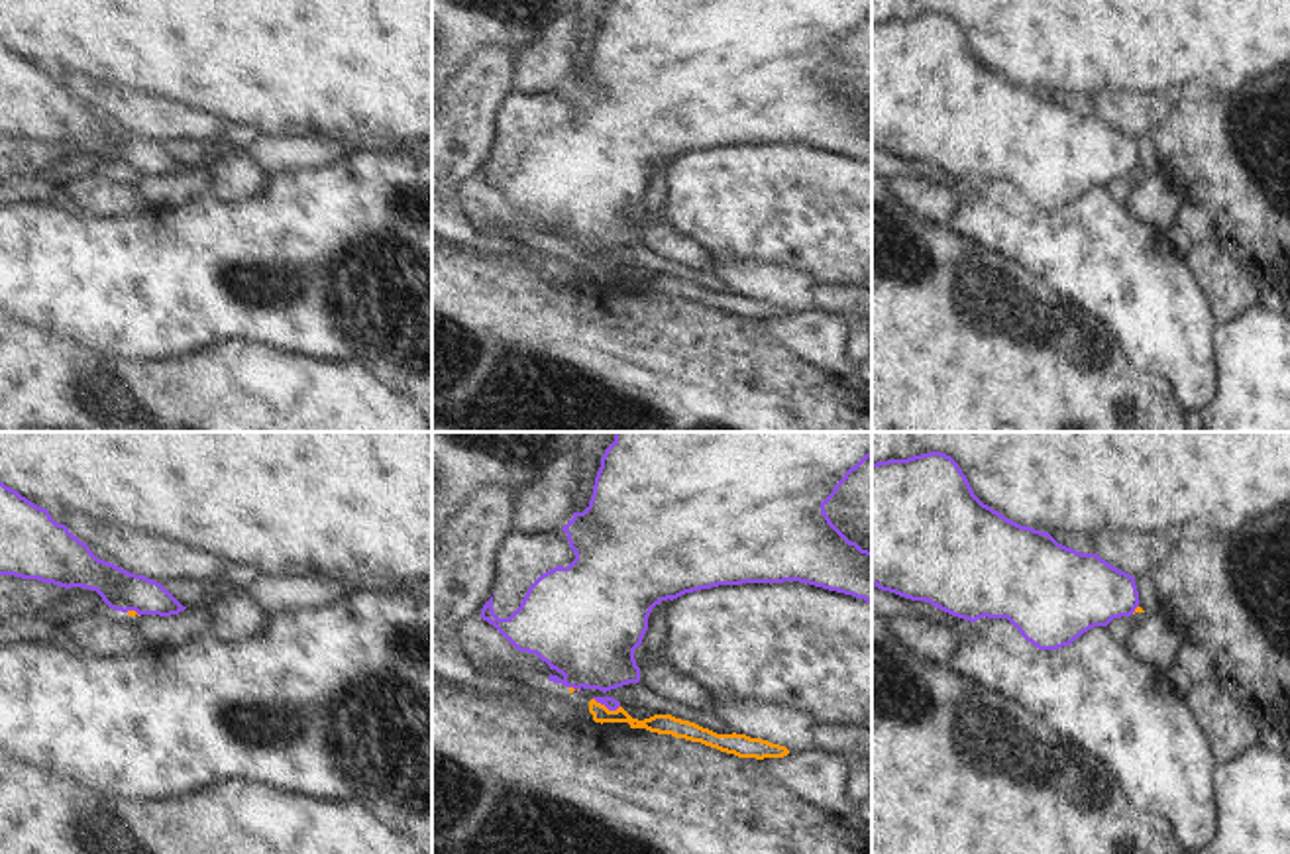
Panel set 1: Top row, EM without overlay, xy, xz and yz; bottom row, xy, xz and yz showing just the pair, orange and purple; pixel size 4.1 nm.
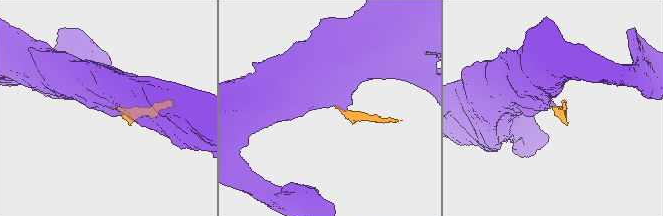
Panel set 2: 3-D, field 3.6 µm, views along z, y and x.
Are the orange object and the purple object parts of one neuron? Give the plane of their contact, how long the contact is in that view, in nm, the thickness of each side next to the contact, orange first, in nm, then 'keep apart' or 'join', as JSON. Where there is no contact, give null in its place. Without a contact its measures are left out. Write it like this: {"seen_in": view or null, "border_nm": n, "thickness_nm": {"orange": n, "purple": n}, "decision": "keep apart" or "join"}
{"seen_in": "xz", "border_nm": 120, "thickness_nm": {"orange": 80, "purple": 50}, "decision": "keep apart"}

